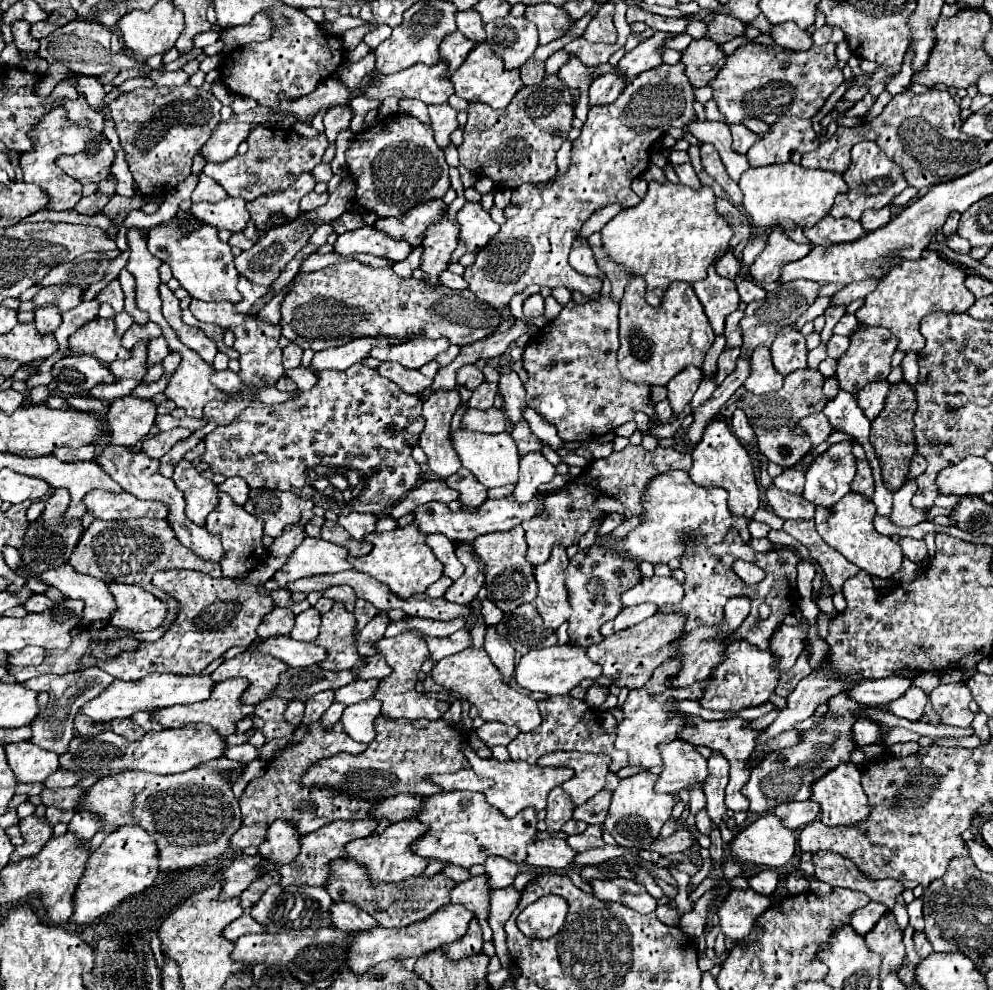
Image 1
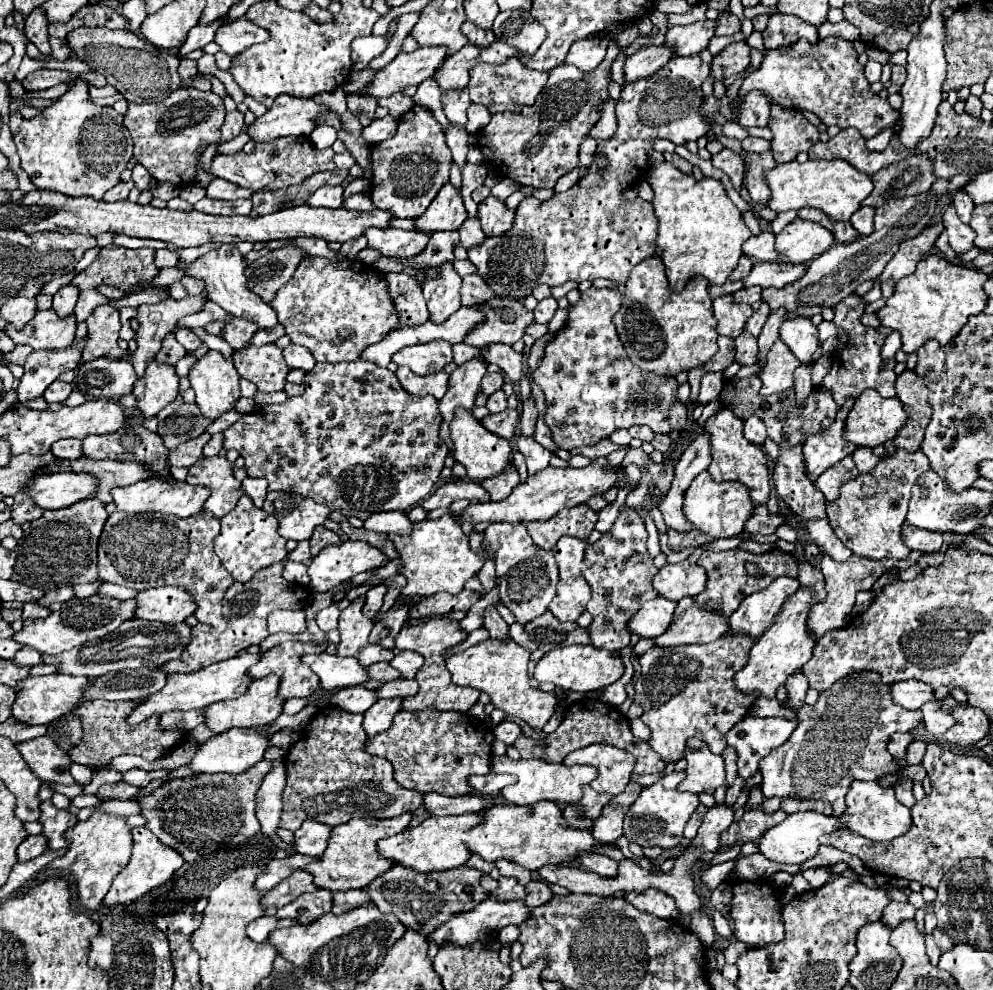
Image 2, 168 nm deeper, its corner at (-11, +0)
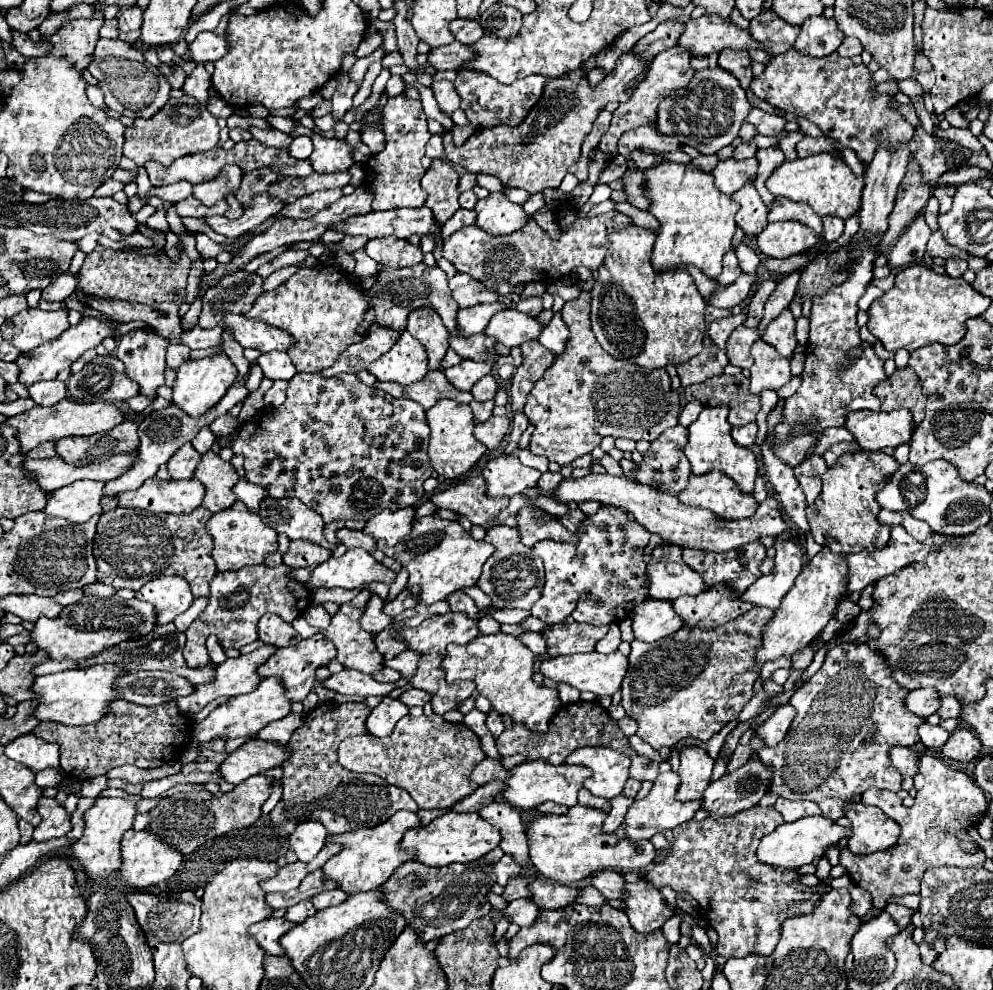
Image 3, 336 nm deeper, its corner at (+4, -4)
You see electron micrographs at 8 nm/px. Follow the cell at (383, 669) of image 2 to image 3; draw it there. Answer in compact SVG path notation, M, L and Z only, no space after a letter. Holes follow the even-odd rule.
M383 667L381 671L373 673L373 679L375 679L375 681L385 681L385 683L389 683L389 681L399 681L399 679L401 679L401 673L397 673L397 671L389 669L389 667Z

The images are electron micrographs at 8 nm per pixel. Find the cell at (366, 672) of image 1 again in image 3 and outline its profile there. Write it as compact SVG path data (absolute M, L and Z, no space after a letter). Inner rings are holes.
M407 649L407 651L399 653L395 659L389 659L389 661L385 661L385 667L397 669L397 671L399 671L403 677L411 677L411 675L415 673L415 669L417 669L417 663L419 663L419 659L421 659L421 653Z

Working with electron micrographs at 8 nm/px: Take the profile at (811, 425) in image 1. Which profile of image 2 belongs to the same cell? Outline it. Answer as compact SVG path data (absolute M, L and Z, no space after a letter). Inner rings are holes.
M868 389L856 399L852 411L846 417L844 439L858 447L876 447L892 439L906 419L908 415L898 397L886 399L874 389Z

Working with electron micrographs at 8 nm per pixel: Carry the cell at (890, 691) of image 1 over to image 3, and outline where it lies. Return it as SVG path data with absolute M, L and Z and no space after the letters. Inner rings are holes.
M925 687L925 689L915 689L909 691L905 707L921 717L929 717L933 713L937 713L937 709L941 707L941 697L933 687Z

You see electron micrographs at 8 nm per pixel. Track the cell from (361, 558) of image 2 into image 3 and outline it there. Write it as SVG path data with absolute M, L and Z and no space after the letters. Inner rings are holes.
M349 549L343 557L331 557L329 561L317 565L315 571L311 573L307 587L357 589L373 581L393 583L395 577L397 575L391 569L387 569L383 563L375 561L371 553L363 549Z

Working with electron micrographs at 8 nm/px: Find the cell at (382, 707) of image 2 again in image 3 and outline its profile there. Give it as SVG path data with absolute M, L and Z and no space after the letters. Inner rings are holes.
M385 697L369 715L367 719L367 731L375 737L387 737L393 733L393 727L399 719L403 719L409 713L409 707L401 703L399 699Z

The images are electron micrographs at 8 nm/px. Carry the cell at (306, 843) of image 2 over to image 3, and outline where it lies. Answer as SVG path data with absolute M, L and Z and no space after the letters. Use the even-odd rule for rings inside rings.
M303 821L291 835L291 849L297 853L299 861L309 863L325 845L325 839L327 829L319 821Z

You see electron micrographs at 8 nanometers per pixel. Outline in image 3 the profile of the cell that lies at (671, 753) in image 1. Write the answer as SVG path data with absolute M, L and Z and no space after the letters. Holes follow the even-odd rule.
M683 747L681 749L681 787L677 791L679 801L697 801L703 797L705 787L711 783L713 759L701 747Z

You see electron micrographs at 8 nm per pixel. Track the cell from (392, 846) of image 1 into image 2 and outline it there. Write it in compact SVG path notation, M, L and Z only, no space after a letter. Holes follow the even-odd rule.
M478 813L466 815L452 815L452 817L428 817L416 827L404 829L404 833L380 839L376 849L382 857L392 859L396 865L404 865L408 869L416 869L416 873L432 873L432 871L446 871L460 867L468 861L470 851L462 843L462 833L480 823Z

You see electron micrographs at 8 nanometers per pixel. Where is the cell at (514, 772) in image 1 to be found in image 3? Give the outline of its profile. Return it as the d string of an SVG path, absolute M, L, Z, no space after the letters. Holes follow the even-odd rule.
M535 759L535 761L527 761L527 763L511 769L511 777L505 781L507 789L503 795L513 807L519 807L519 809L533 809L545 801L573 807L573 805L577 805L577 791L583 787L583 781L589 775L591 775L589 767L567 765L567 763L551 765L545 759Z

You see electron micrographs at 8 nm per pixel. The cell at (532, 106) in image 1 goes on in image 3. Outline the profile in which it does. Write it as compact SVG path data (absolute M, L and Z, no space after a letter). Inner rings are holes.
M627 51L617 60L615 71L609 73L595 89L589 87L587 79L581 79L579 85L567 75L549 79L541 101L519 127L497 125L477 129L461 147L455 147L451 135L443 135L445 157L447 161L461 165L467 173L493 175L507 187L525 189L529 193L541 193L547 187L557 189L569 167L577 163L581 143L589 135L593 121L601 111L599 107L605 107L609 101L625 101L625 91L629 91L629 85L637 85L637 77L645 73L645 65L649 65L649 61L641 61L637 53Z

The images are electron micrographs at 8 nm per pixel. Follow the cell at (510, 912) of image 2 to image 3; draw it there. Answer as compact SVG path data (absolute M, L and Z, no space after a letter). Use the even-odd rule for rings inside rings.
M517 899L507 905L503 915L507 915L511 919L511 923L515 923L519 927L529 927L529 925L533 925L533 921L537 921L539 911L541 909L537 907L537 903L533 903L533 899Z

